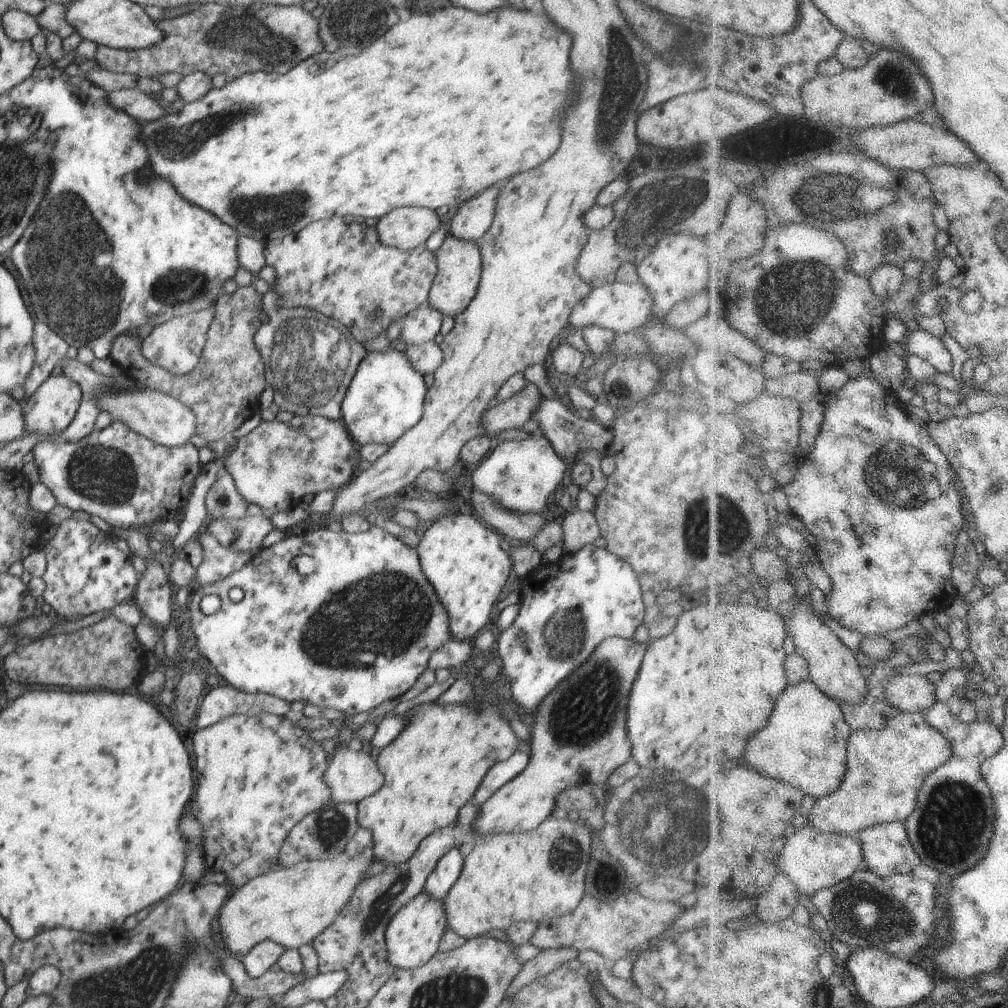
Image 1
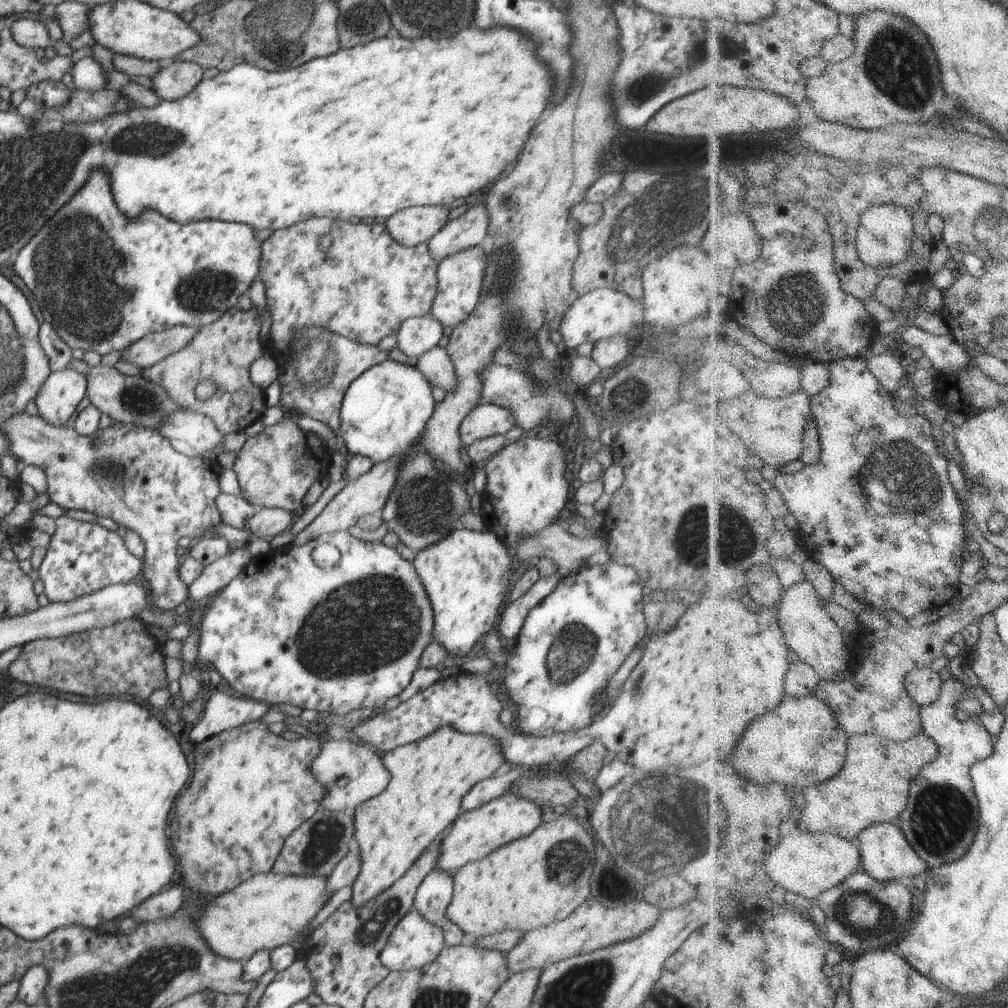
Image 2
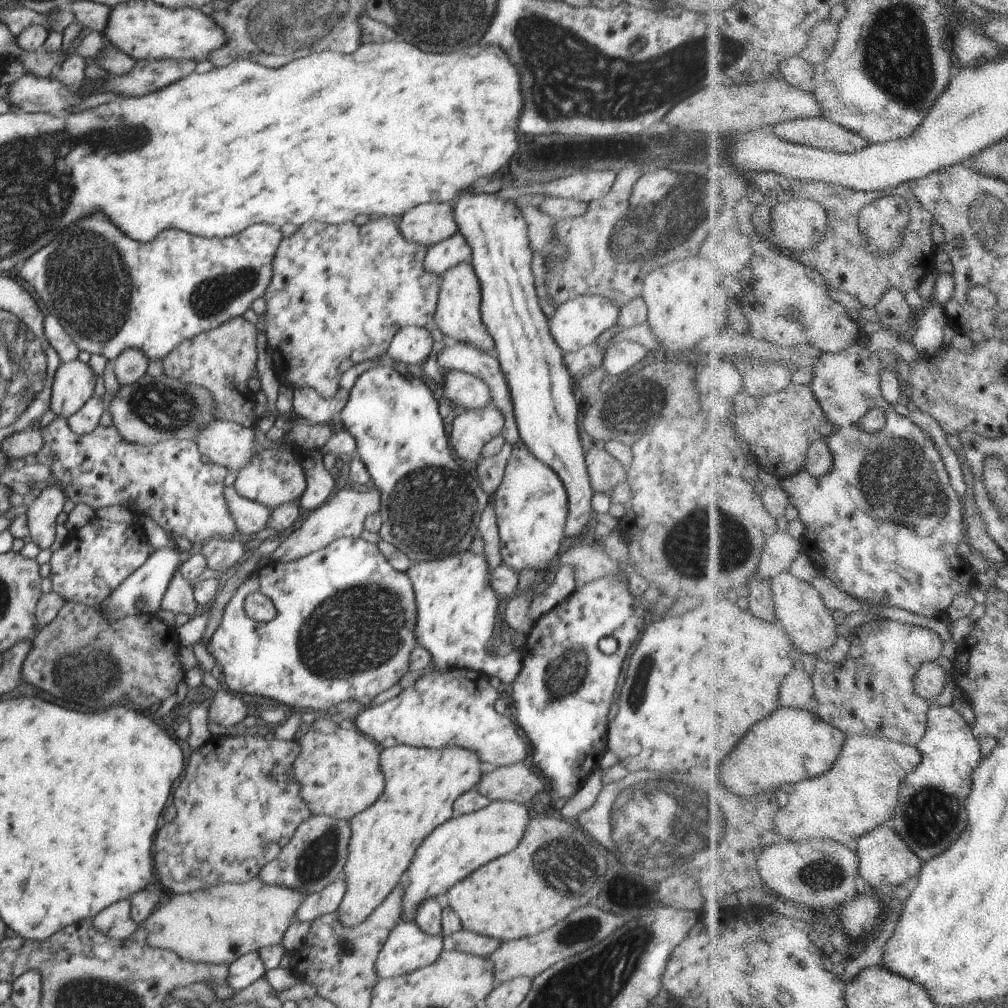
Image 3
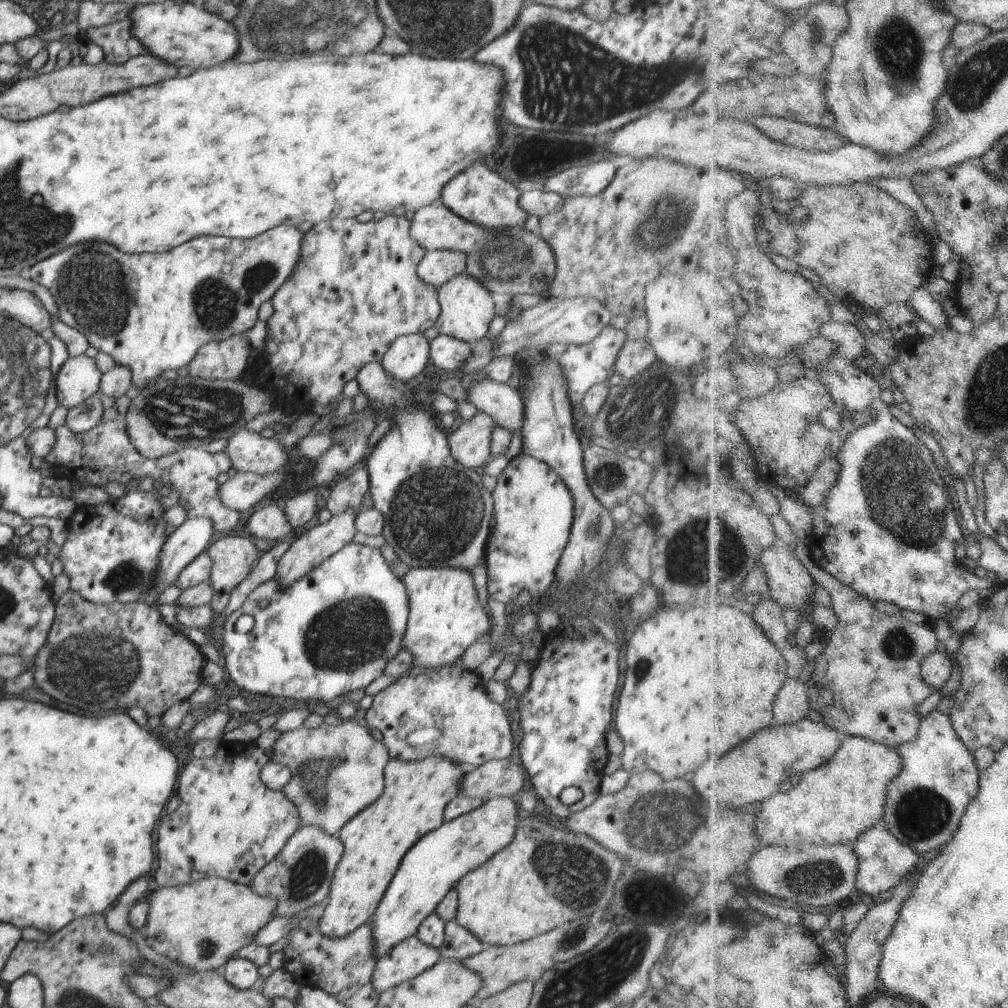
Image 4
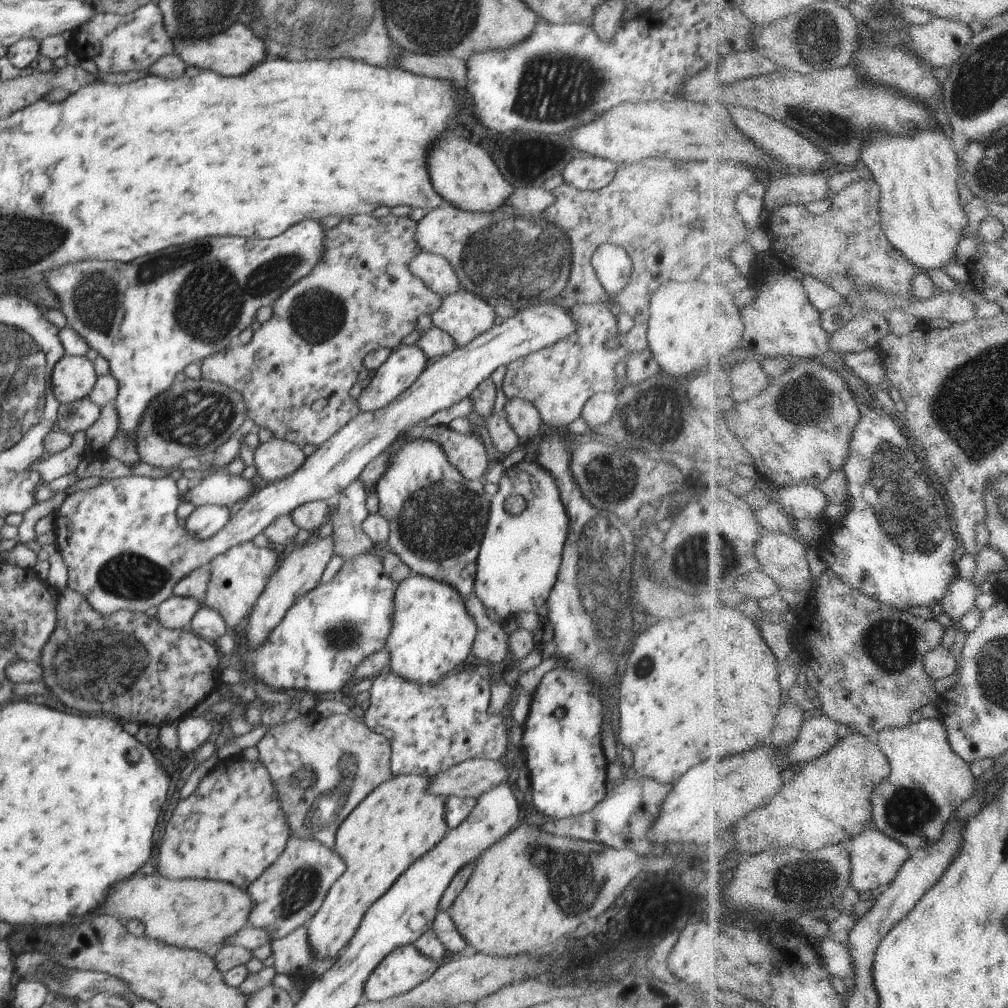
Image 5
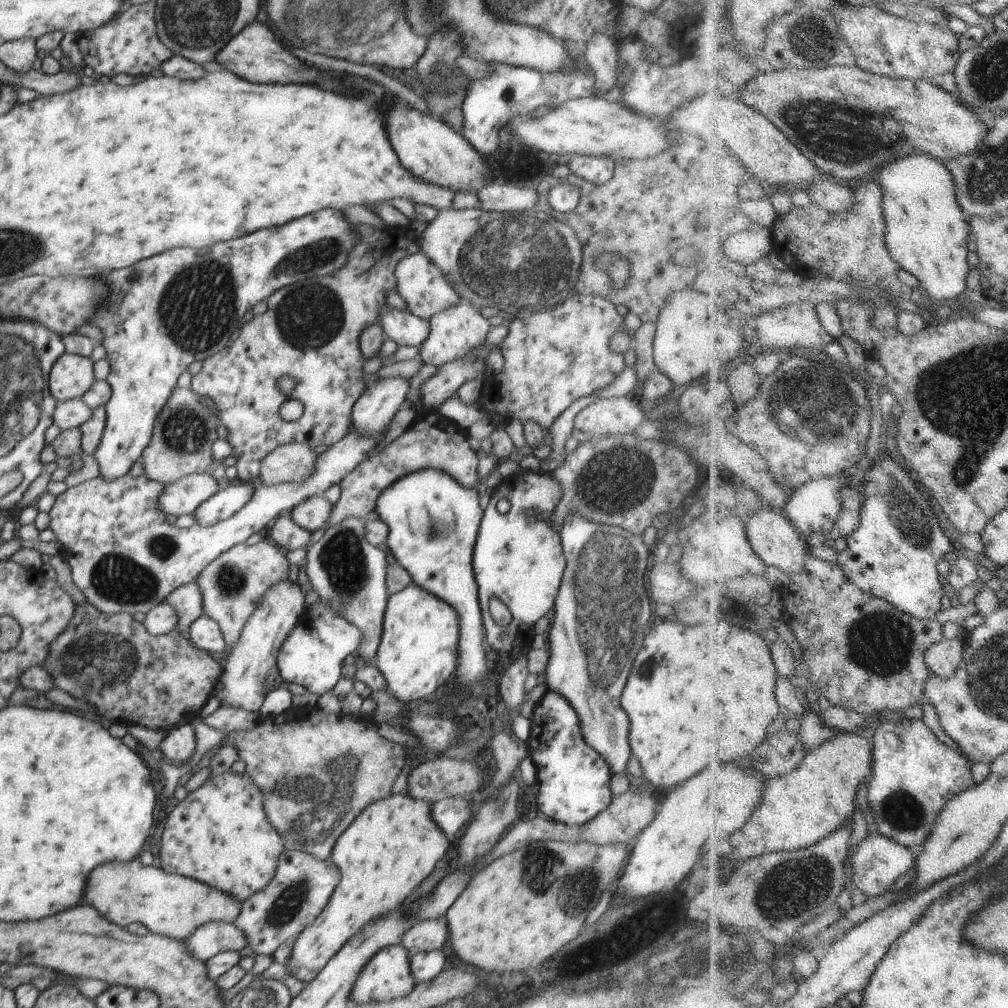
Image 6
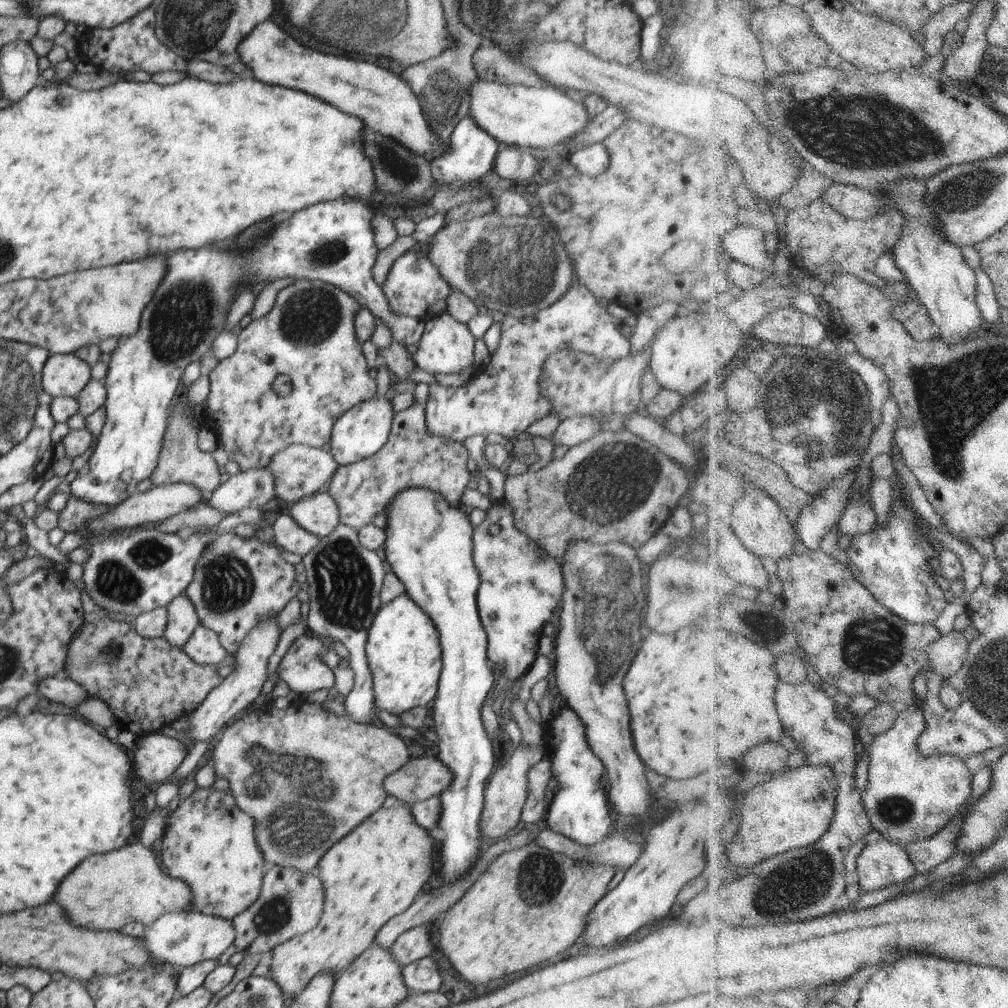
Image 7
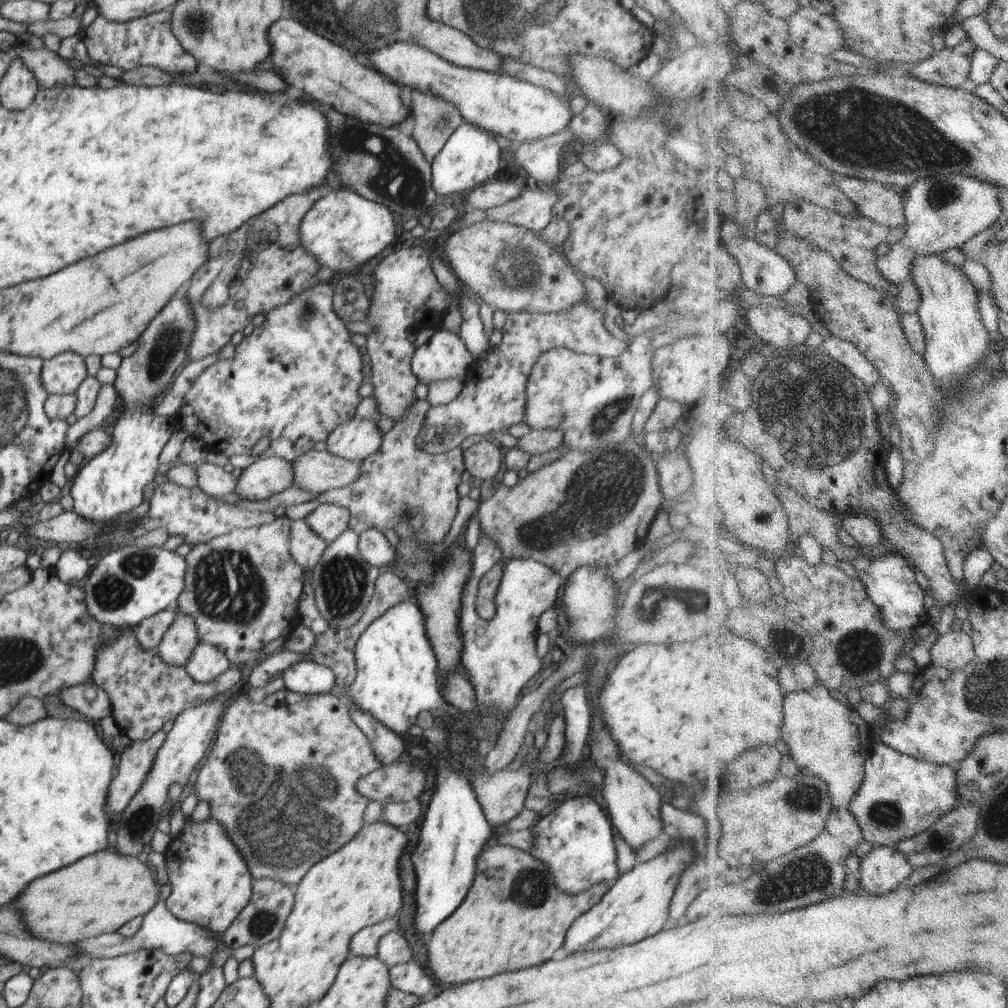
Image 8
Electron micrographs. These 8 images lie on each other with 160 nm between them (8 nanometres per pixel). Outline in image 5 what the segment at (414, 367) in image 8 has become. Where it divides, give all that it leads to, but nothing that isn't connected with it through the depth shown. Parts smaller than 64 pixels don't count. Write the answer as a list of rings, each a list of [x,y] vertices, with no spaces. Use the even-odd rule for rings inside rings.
[[[464,286],[445,296],[440,308],[431,314],[433,326],[447,332],[458,347],[490,330],[496,317],[495,308],[487,300]]]

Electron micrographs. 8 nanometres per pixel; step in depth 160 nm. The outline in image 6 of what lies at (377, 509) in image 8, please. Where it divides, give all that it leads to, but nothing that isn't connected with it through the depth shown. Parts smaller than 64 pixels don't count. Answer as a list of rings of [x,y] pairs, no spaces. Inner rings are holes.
[[[428,411],[412,421],[402,436],[390,442],[386,448],[382,448],[378,454],[360,462],[348,476],[344,476],[340,482],[340,499],[333,506],[332,514],[324,527],[312,533],[312,544],[316,544],[326,530],[334,524],[346,520],[350,516],[356,516],[358,520],[367,521],[368,514],[375,510],[380,494],[400,480],[402,476],[408,476],[412,472],[424,470],[424,468],[436,468],[448,472],[456,482],[460,482],[464,488],[472,488],[478,482],[477,452],[472,450],[468,443],[468,435],[460,430],[454,423],[442,418],[436,411]]]

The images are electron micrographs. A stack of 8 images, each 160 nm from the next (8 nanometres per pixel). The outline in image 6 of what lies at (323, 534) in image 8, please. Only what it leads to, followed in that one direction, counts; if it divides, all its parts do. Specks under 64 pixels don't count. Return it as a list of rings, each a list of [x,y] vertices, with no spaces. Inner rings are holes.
[[[322,494],[312,496],[298,504],[289,514],[292,521],[300,528],[314,533],[328,521],[332,514],[333,505]]]

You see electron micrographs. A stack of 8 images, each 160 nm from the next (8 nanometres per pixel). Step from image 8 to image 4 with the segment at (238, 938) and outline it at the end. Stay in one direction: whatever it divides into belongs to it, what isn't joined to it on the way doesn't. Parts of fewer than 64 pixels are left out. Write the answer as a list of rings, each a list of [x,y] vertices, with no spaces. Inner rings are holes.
[[[304,826],[296,830],[284,848],[251,881],[250,888],[258,896],[276,900],[275,918],[290,918],[302,914],[306,908],[324,903],[329,896],[336,866],[344,856],[344,846],[337,835],[328,835],[318,826]]]

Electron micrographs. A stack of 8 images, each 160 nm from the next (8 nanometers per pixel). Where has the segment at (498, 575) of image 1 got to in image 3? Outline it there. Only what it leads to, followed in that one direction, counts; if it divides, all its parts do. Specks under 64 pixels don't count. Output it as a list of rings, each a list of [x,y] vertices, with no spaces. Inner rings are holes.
[[[464,549],[447,557],[411,563],[406,571],[413,584],[417,608],[415,635],[433,658],[433,667],[438,670],[453,668],[482,671],[489,677],[496,676],[501,682],[512,682],[521,669],[522,653],[512,652],[505,657],[493,657],[487,650],[492,634],[498,628],[496,615],[499,597],[491,587],[491,574],[484,554]]]

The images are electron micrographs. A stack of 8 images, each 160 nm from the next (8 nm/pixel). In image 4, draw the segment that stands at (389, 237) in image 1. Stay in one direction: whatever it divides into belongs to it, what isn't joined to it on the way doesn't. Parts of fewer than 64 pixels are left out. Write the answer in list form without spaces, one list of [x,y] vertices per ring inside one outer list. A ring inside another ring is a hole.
[[[441,199],[420,208],[410,215],[410,236],[426,251],[454,250],[466,256],[465,273],[480,280],[491,292],[495,302],[495,316],[500,308],[508,308],[512,300],[524,300],[524,296],[550,296],[556,276],[556,256],[550,244],[538,233],[526,231],[523,226],[506,229],[483,229],[460,218],[444,206]]]

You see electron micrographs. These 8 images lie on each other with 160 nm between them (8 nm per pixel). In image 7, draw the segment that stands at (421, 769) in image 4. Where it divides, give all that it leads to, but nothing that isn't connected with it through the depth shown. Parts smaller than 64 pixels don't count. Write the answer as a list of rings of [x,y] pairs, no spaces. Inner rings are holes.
[[[401,802],[392,808],[381,807],[376,810],[358,828],[354,828],[348,836],[334,844],[317,863],[320,869],[318,880],[324,886],[320,921],[309,932],[296,935],[270,950],[269,976],[280,986],[282,994],[296,998],[320,972],[332,972],[338,977],[366,948],[373,946],[380,928],[389,922],[390,918],[402,914],[430,880],[438,845],[439,842],[432,839],[430,833],[414,822],[408,805]]]

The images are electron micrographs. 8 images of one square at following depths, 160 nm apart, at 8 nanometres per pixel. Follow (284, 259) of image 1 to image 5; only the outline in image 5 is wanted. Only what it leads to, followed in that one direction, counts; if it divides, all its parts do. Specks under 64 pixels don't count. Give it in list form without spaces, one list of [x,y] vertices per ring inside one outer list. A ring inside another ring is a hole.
[[[389,214],[385,217],[374,218],[371,215],[366,216],[348,216],[342,218],[342,222],[338,225],[325,230],[323,238],[323,253],[320,260],[314,265],[314,268],[300,280],[297,280],[290,288],[287,288],[272,304],[274,314],[268,322],[263,322],[261,328],[253,332],[252,341],[248,346],[241,346],[235,343],[226,348],[226,350],[214,353],[206,357],[201,365],[203,379],[208,379],[214,382],[221,382],[234,390],[237,390],[245,400],[247,406],[247,418],[251,418],[256,422],[259,428],[262,426],[268,428],[274,434],[274,438],[287,440],[304,447],[308,444],[321,445],[326,442],[331,436],[334,436],[345,424],[348,424],[358,413],[359,408],[356,400],[350,398],[350,389],[356,383],[356,378],[363,369],[363,360],[368,353],[376,349],[393,350],[401,345],[402,340],[410,334],[415,328],[418,318],[422,314],[431,316],[440,308],[443,298],[431,291],[417,276],[410,272],[409,264],[411,260],[418,256],[422,250],[417,245],[415,232],[417,222],[410,217],[397,217]],[[324,398],[326,406],[322,410],[312,410],[312,404],[316,400]]]

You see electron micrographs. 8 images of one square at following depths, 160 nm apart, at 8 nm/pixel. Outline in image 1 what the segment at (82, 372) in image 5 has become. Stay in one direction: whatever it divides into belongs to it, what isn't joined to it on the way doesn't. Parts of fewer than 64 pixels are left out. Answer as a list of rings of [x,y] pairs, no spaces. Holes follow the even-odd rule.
[[[64,374],[49,377],[43,384],[40,384],[29,400],[25,402],[24,424],[28,435],[36,435],[38,437],[50,438],[49,434],[53,434],[66,429],[84,400],[80,384],[74,379],[68,378]]]

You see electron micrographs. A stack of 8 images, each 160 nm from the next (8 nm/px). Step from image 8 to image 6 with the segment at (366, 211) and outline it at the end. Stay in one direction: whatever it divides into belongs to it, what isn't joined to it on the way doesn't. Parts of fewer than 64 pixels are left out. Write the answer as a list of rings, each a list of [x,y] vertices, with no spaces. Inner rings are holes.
[[[324,208],[322,212],[316,212],[316,214],[310,214],[310,216],[304,216],[298,218],[294,222],[288,222],[280,228],[270,228],[270,230],[260,230],[260,232],[254,232],[250,236],[244,236],[244,238],[236,238],[236,240],[230,240],[230,242],[220,242],[220,244],[214,244],[210,248],[202,248],[202,250],[194,250],[194,248],[174,248],[174,250],[168,250],[164,254],[158,254],[158,256],[152,256],[148,260],[142,260],[140,264],[134,264],[130,268],[122,268],[122,270],[114,270],[110,272],[108,276],[100,276],[100,280],[104,284],[108,284],[108,290],[110,290],[110,296],[100,304],[100,308],[94,312],[92,316],[93,326],[98,327],[98,330],[102,332],[102,346],[106,349],[106,360],[110,366],[110,373],[108,374],[108,386],[110,386],[111,394],[110,400],[105,405],[106,412],[106,425],[104,432],[102,432],[102,438],[100,438],[100,444],[94,452],[94,458],[98,462],[98,468],[100,468],[100,476],[102,480],[116,480],[116,478],[122,478],[126,476],[135,462],[140,460],[139,458],[144,453],[144,450],[148,447],[152,440],[152,434],[154,430],[154,424],[158,414],[162,412],[162,408],[168,402],[168,398],[175,390],[180,375],[188,369],[190,364],[195,361],[207,360],[210,356],[214,356],[229,345],[236,337],[242,317],[245,316],[248,310],[252,309],[258,302],[269,298],[276,290],[283,288],[284,286],[295,284],[296,282],[307,280],[308,278],[316,278],[316,276],[330,276],[332,272],[336,272],[338,268],[342,268],[350,260],[350,255],[354,246],[356,246],[356,240],[358,234],[354,232],[352,224],[344,218],[345,210],[335,210],[334,208]],[[120,290],[128,290],[124,294],[124,298],[120,300]],[[388,305],[380,310],[379,325],[386,339],[394,341],[398,347],[420,346],[430,334],[428,321]]]

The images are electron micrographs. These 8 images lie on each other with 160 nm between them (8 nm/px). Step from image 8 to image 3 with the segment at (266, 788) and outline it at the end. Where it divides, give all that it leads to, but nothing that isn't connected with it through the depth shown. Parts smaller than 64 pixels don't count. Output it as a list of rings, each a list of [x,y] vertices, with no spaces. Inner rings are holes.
[[[356,726],[351,730],[337,727],[331,733],[310,732],[299,741],[301,753],[293,766],[295,780],[301,784],[301,797],[309,804],[312,815],[324,815],[350,820],[355,814],[372,806],[383,793],[385,778],[380,764],[380,746],[373,739],[360,733]]]

